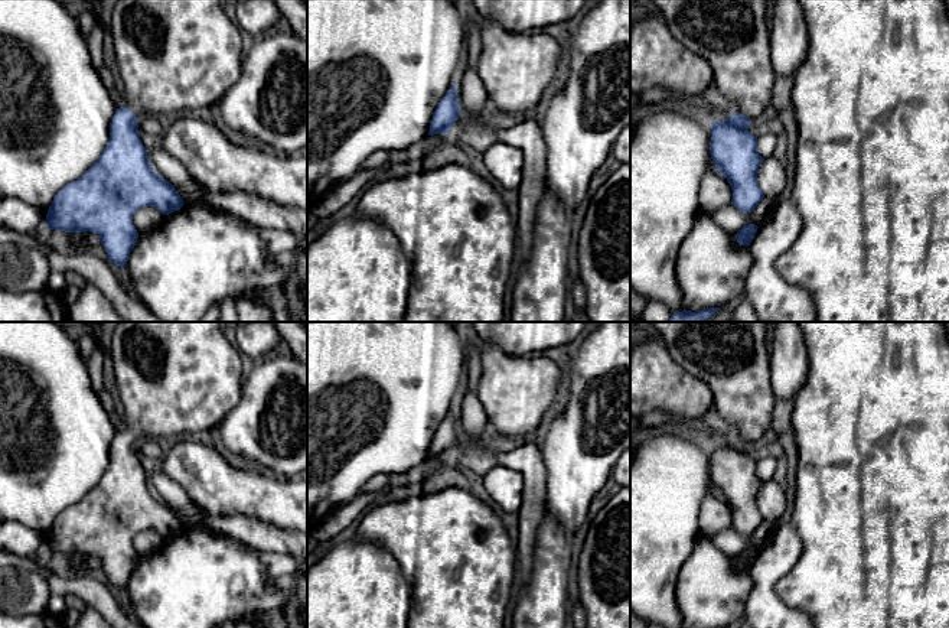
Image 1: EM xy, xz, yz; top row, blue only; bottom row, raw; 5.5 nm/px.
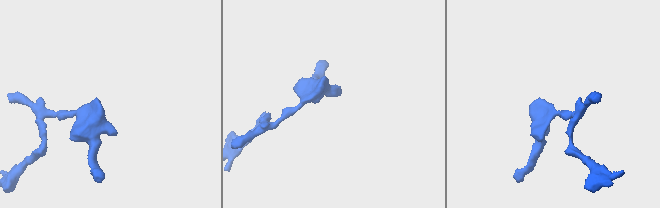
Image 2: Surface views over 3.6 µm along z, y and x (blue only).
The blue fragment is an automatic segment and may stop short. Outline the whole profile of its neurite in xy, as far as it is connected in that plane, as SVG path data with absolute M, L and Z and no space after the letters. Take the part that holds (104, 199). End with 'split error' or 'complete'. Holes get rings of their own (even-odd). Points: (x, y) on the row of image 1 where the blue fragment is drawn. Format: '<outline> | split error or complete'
M110 0L107 29L112 38L124 105L117 108L110 123L110 139L97 162L55 195L46 214L46 227L65 232L98 234L108 261L124 269L138 238L133 215L144 206L154 206L169 215L185 204L173 185L154 172L140 139L137 121L147 114L196 113L218 103L241 77L244 32L228 17L219 0Z | split error

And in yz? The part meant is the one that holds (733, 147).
M643 0L659 13L672 36L687 49L704 58L712 69L714 82L734 113L730 118L711 123L710 153L715 169L733 191L731 204L743 214L753 212L764 198L757 170L764 157L759 154L757 137L749 131L750 123L764 121L772 113L774 72L770 64L770 6L772 0Z | split error

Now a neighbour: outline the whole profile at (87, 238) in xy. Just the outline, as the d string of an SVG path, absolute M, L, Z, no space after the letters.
M87 231L87 232L75 232L75 234L78 235L75 243L81 244L84 248L101 245L101 238L95 232Z

